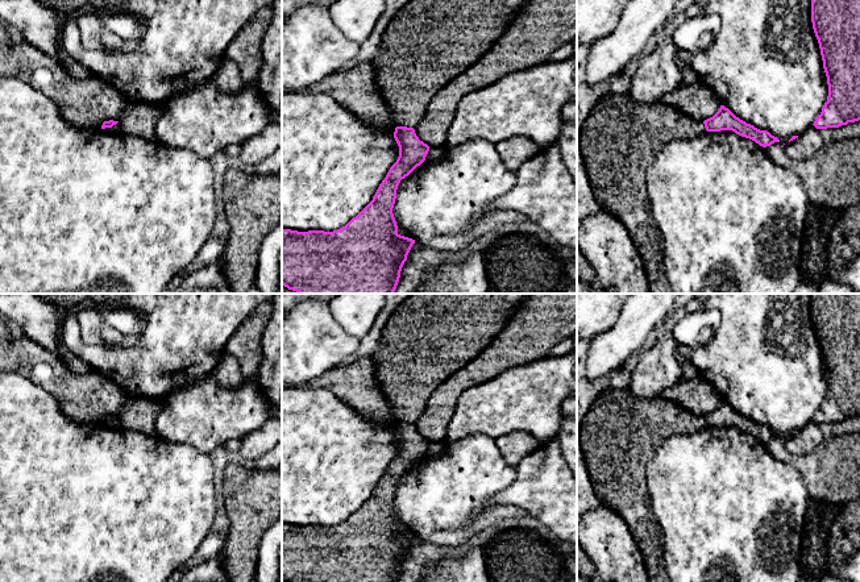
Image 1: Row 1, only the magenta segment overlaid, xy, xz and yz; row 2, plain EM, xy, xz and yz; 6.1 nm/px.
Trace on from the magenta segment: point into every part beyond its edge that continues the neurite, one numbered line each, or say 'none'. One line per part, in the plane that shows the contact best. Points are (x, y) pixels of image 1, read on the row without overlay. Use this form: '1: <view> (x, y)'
none

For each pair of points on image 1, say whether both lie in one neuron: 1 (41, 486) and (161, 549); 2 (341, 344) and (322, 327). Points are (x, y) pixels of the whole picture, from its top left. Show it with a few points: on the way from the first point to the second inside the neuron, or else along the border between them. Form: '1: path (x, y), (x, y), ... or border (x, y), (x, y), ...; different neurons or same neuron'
1: path (71, 516), (74, 519), (131, 519); same neuron
2: path (336, 341), (327, 332); same neuron

